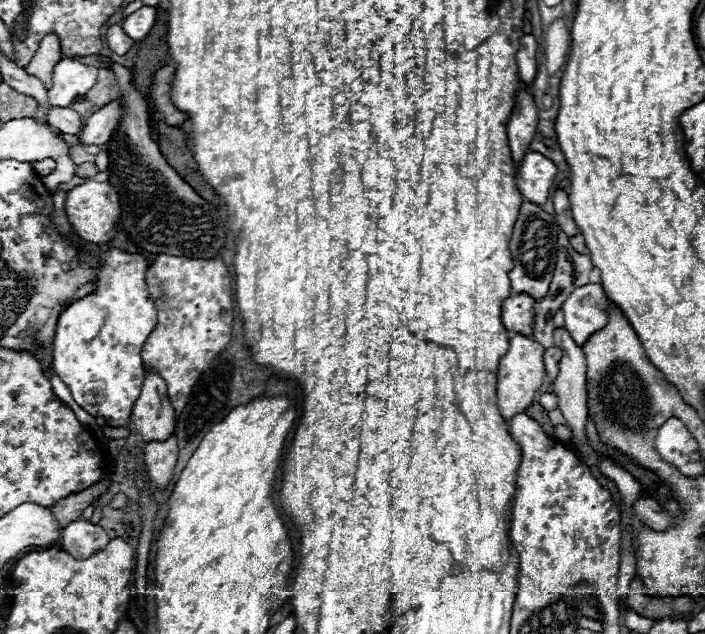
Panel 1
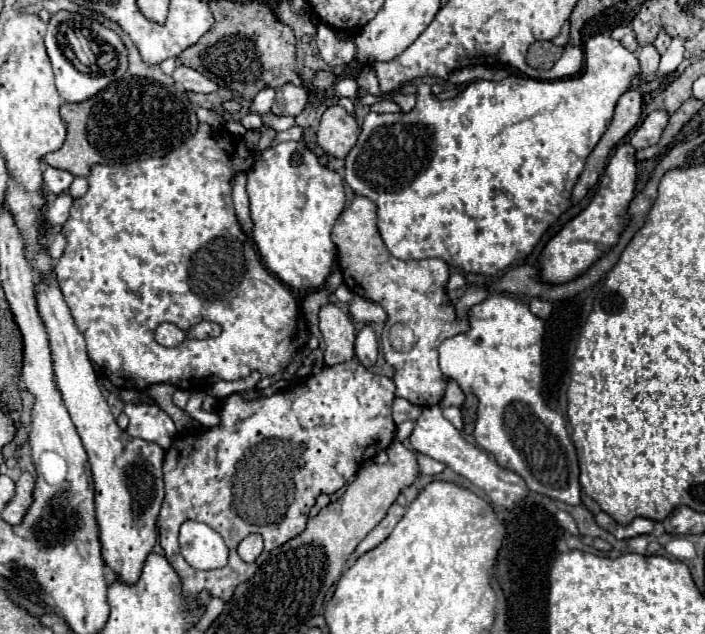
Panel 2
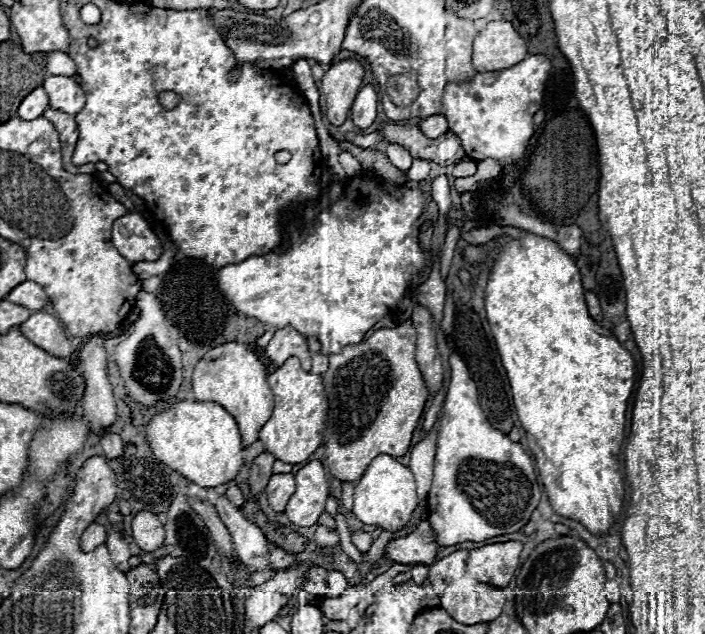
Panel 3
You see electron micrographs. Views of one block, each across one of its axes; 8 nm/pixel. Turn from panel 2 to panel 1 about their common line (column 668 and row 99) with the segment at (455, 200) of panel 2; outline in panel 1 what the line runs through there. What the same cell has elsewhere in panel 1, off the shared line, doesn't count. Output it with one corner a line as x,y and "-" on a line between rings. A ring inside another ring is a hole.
64,58
54,66
54,86
48,90
46,102
50,106
66,108
78,96
84,96
98,78
96,66
86,66
76,60

